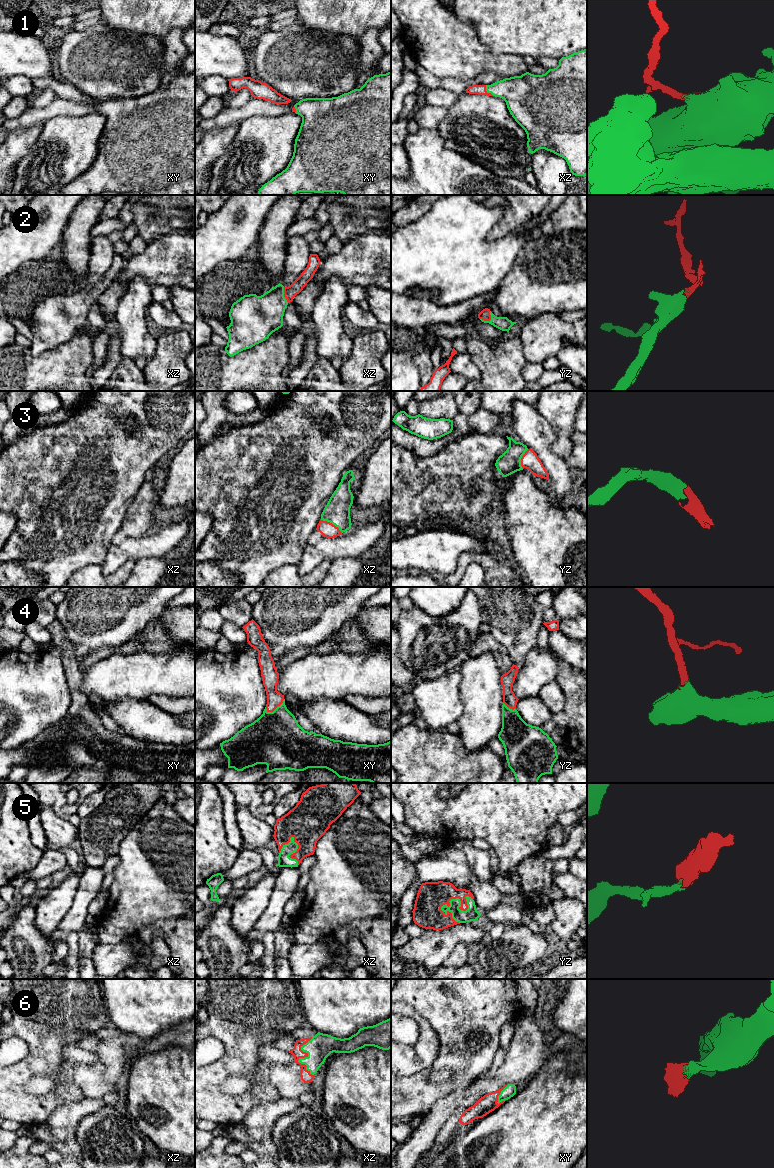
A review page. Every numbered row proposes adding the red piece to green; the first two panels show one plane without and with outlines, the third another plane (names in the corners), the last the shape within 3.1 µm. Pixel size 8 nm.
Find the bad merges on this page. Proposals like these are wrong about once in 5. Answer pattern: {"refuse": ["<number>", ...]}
{"refuse": []}

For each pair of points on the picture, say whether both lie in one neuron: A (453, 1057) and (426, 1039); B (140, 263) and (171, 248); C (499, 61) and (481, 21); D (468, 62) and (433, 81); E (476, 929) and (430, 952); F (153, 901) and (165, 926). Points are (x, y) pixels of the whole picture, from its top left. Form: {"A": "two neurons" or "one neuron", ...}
{"A": "two neurons", "B": "one neuron", "C": "two neurons", "D": "two neurons", "E": "one neuron", "F": "two neurons"}

